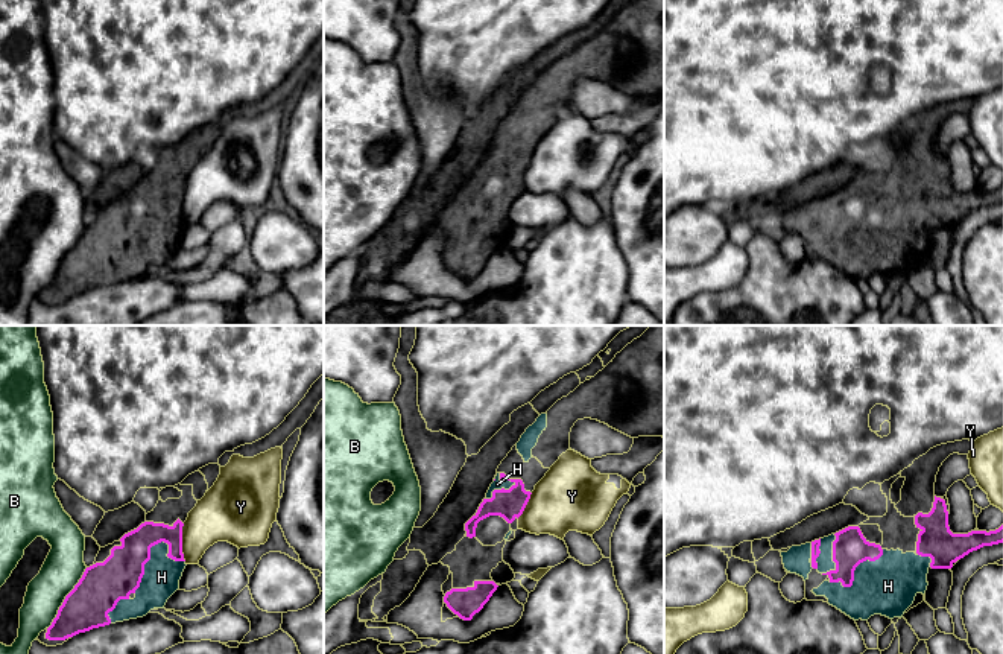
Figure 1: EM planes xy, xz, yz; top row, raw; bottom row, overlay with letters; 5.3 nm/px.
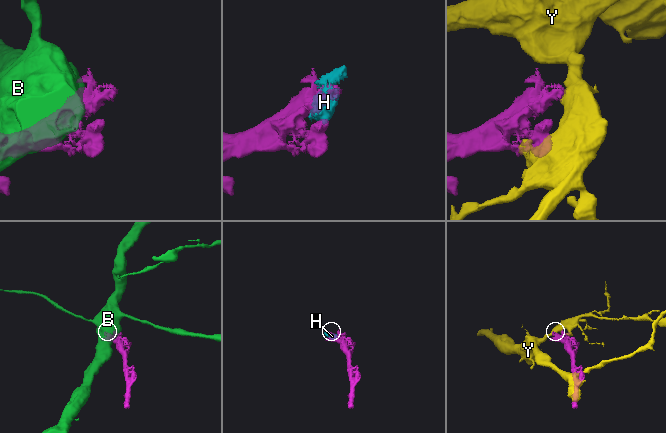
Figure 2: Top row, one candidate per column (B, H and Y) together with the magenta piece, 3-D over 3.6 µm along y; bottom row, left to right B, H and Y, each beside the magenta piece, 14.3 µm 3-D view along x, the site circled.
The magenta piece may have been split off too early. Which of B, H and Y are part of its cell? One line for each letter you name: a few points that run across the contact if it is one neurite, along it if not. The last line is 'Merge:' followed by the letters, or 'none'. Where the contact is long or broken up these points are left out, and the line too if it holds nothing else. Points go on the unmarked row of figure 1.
Merge: H

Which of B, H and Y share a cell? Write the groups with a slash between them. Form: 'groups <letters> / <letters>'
groups B / H / Y

